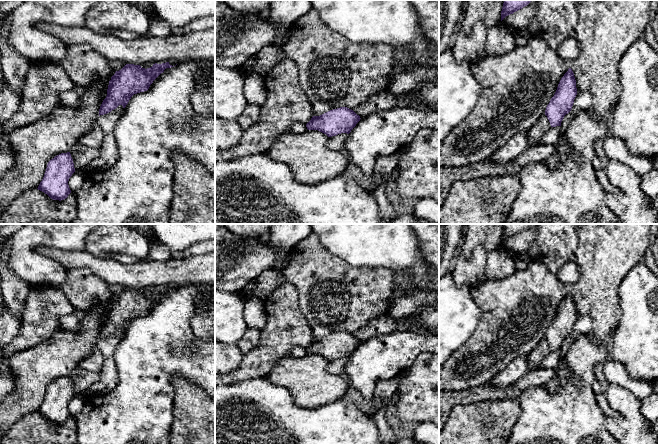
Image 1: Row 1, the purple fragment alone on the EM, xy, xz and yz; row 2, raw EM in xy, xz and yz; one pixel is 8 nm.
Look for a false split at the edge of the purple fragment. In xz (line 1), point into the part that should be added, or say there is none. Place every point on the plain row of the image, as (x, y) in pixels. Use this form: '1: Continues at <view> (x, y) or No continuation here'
1: No continuation here

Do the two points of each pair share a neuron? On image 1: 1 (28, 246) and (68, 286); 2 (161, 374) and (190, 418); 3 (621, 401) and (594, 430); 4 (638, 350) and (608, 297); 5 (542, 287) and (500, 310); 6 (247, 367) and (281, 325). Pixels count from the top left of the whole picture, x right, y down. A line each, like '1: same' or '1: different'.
1: different
2: different
3: different
4: different
5: same
6: same

